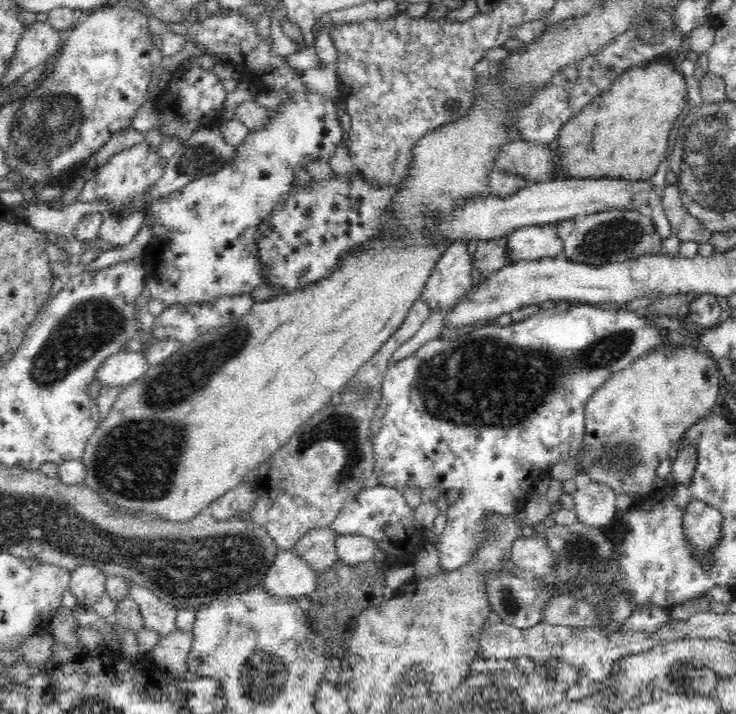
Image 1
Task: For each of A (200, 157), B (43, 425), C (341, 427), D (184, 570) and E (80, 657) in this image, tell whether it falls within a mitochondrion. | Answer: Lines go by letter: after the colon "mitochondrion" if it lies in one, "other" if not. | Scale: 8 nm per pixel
A: mitochondrion
B: other
C: mitochondrion
D: mitochondrion
E: other

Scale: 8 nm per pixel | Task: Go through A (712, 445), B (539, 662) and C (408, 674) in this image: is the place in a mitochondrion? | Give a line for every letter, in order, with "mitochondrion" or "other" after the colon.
A: other
B: other
C: mitochondrion

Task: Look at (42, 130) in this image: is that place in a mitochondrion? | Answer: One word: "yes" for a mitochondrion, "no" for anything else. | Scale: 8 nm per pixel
yes

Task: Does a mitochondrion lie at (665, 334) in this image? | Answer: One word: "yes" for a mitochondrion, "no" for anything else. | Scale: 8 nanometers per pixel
no

